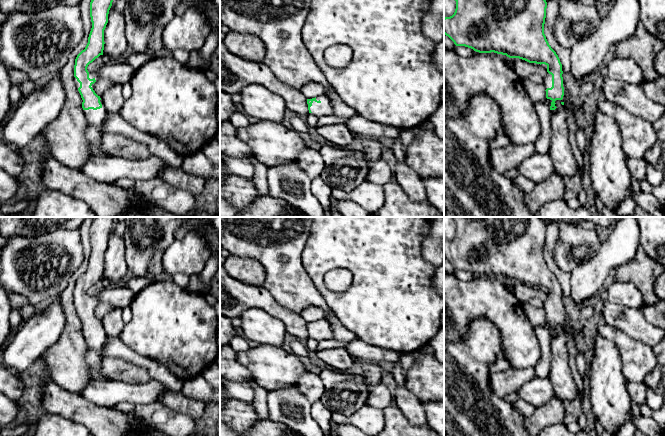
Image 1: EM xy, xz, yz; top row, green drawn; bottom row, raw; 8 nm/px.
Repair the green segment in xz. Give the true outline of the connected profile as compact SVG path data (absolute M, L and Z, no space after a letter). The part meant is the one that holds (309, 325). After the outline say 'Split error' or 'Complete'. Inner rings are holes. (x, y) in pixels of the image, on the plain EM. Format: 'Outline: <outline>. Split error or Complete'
Outline: M325 319L307 323L309 337L321 341L332 338L332 331Z. Split error

